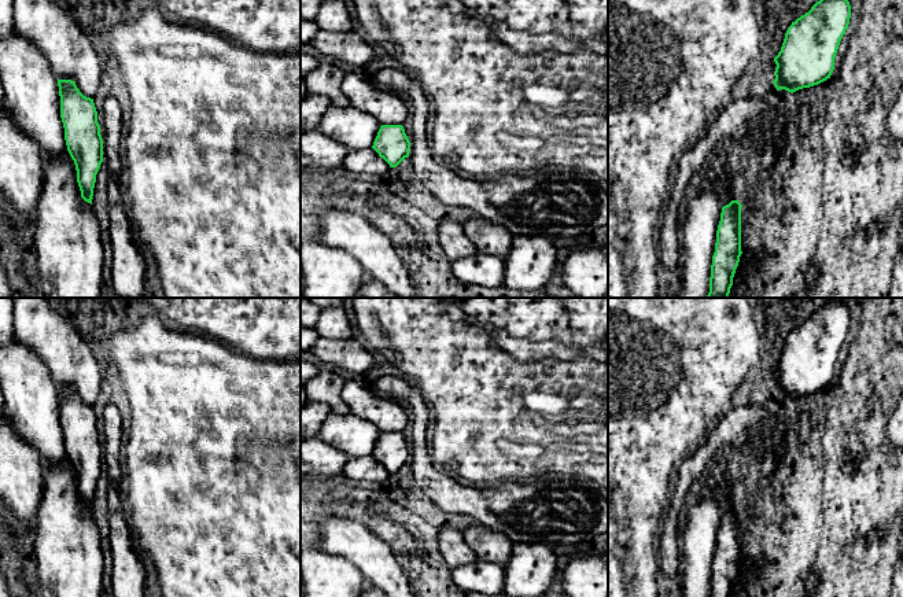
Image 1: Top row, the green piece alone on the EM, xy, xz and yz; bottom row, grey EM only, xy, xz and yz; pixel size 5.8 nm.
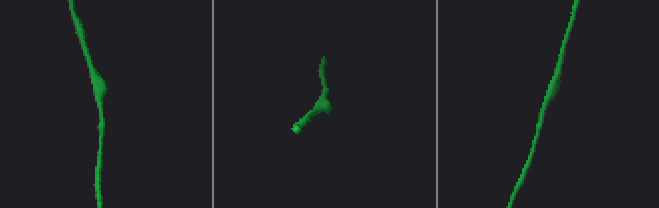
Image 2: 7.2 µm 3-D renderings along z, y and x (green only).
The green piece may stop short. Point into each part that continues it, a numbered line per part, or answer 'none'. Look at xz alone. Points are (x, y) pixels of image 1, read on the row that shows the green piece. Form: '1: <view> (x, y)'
none

